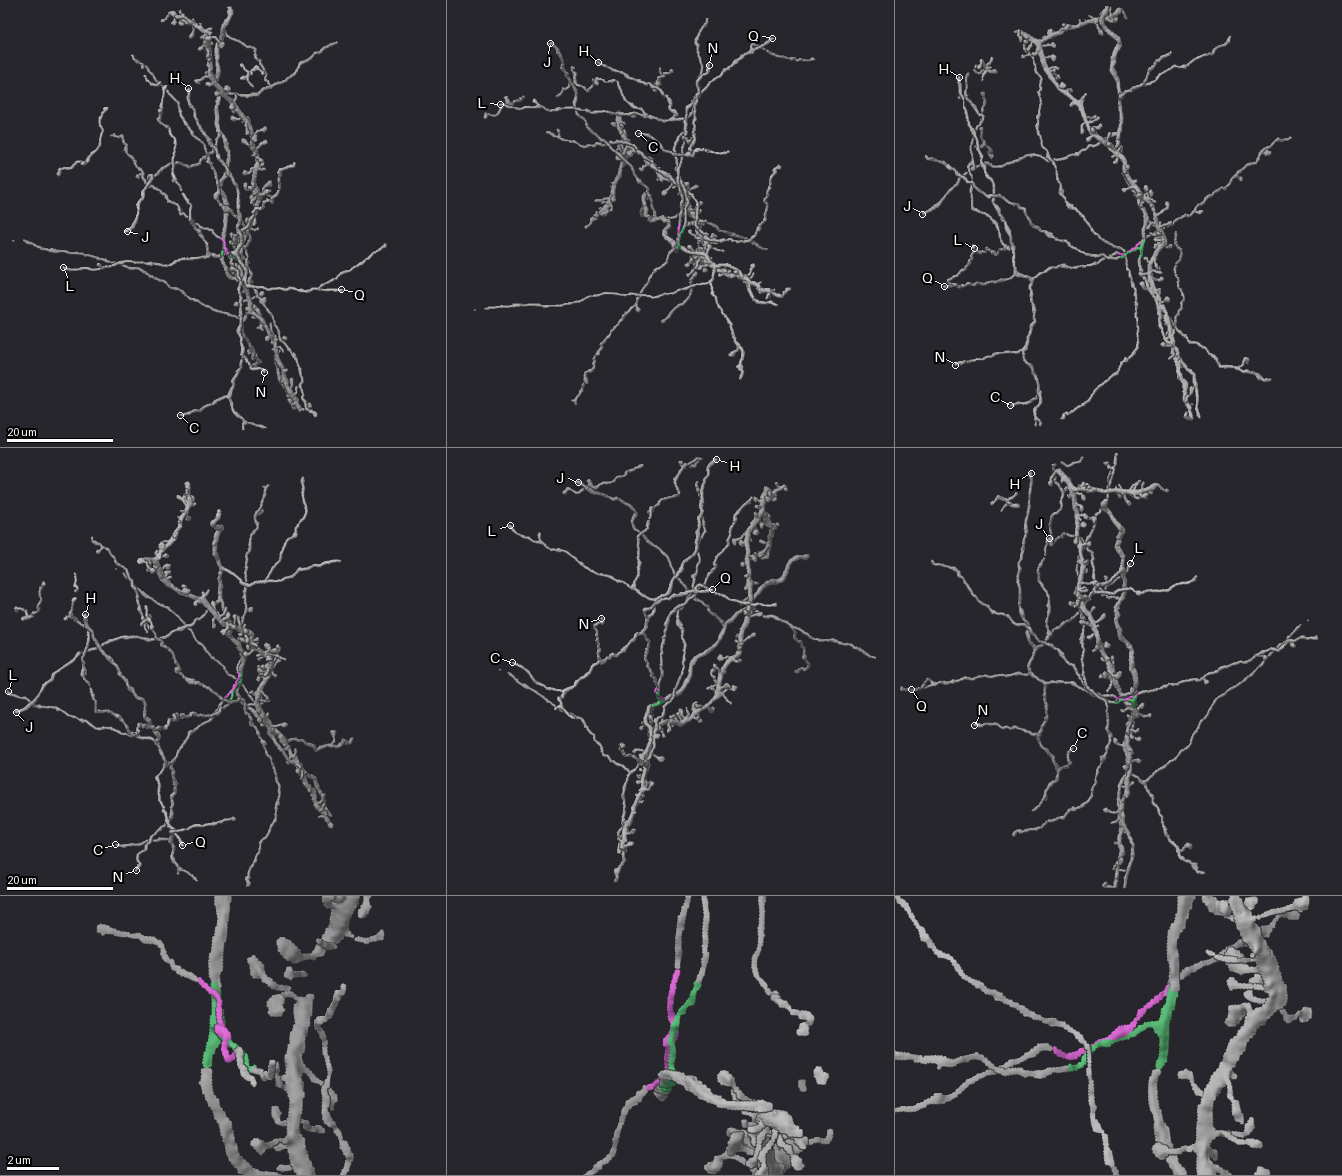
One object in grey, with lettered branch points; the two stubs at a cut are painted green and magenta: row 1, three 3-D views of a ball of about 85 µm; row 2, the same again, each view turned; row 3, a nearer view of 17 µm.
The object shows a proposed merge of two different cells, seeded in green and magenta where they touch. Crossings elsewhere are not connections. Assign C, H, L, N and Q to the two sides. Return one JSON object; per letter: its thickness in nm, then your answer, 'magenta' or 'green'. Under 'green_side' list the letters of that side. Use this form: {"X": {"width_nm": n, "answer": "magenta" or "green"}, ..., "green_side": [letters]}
{"C": {"width_nm": 170, "answer": "magenta"}, "H": {"width_nm": 360, "answer": "magenta"}, "L": {"width_nm": 240, "answer": "magenta"}, "N": {"width_nm": 200, "answer": "magenta"}, "Q": {"width_nm": 190, "answer": "magenta"}, "green_side": []}

